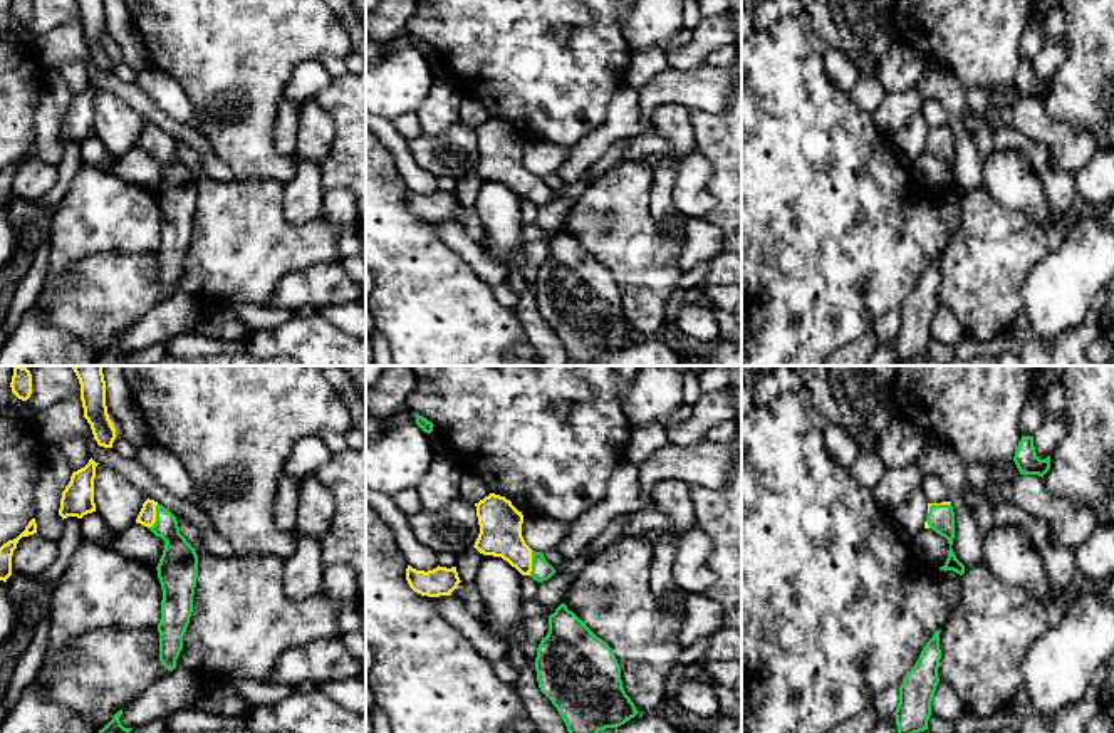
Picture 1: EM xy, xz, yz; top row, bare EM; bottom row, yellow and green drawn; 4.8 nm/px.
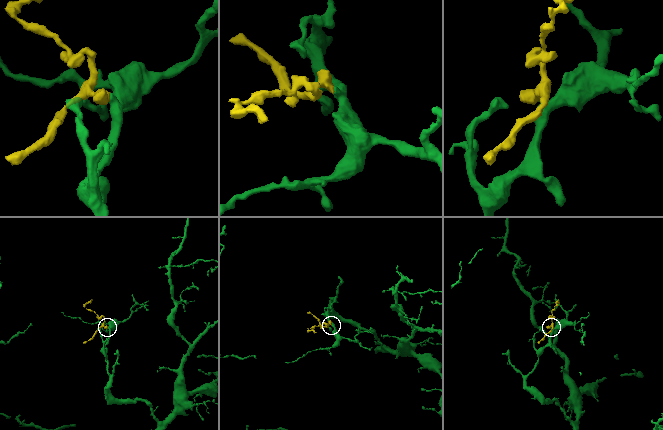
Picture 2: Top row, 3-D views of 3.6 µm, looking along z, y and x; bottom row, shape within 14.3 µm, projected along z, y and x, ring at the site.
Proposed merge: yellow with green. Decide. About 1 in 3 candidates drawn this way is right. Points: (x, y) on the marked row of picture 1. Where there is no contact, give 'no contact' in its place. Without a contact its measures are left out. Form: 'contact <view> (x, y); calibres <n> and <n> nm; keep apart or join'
contact xy (155, 517); calibres 90 and 180 nm; join

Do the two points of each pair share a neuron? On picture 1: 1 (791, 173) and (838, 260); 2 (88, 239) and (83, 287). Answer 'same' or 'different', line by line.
1: same
2: different

